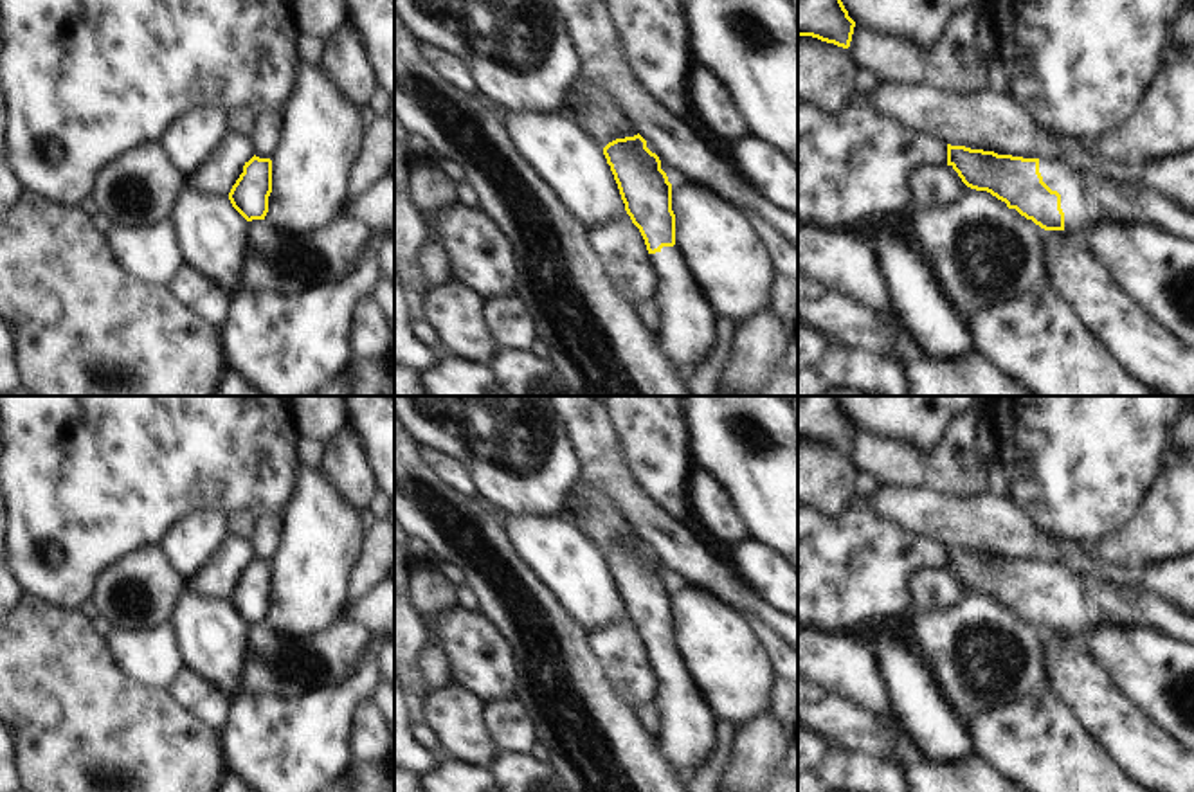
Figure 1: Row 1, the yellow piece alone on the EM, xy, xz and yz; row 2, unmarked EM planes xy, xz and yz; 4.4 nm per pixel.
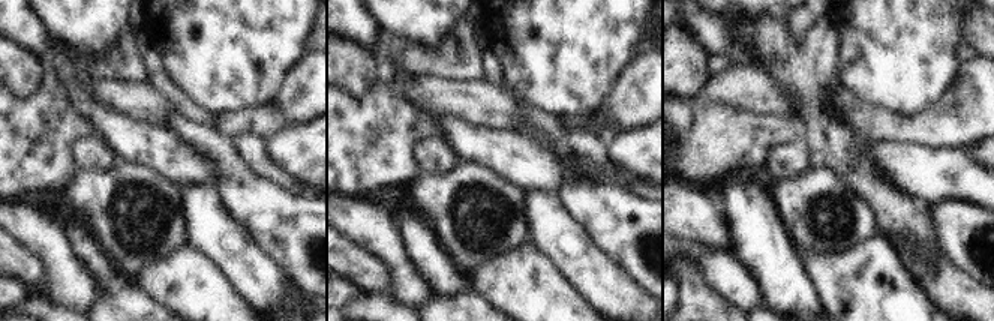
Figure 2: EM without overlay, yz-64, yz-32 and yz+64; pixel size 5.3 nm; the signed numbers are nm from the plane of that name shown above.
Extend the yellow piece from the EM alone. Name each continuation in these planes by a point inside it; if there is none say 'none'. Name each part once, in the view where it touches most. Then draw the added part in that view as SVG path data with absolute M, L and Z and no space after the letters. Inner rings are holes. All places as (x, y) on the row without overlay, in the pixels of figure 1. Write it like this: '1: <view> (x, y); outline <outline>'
1: yz (1086, 600); outline M1041 562L1039 576L1061 598L1064 634L1082 637L1099 625L1145 626L1194 644L1194 616L1145 589L1138 574L1118 585L1066 563Z

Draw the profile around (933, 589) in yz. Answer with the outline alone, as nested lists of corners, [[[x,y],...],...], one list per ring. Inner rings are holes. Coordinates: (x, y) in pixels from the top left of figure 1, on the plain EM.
[[[920,569],[911,576],[913,607],[917,610],[940,610],[960,601],[967,590],[953,569]]]

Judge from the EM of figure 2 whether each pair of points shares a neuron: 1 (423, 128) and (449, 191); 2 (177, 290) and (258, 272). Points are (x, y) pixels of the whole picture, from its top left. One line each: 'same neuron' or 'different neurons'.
1: different neurons
2: different neurons

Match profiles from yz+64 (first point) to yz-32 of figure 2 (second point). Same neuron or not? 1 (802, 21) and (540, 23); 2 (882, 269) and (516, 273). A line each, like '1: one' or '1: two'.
1: two
2: one

